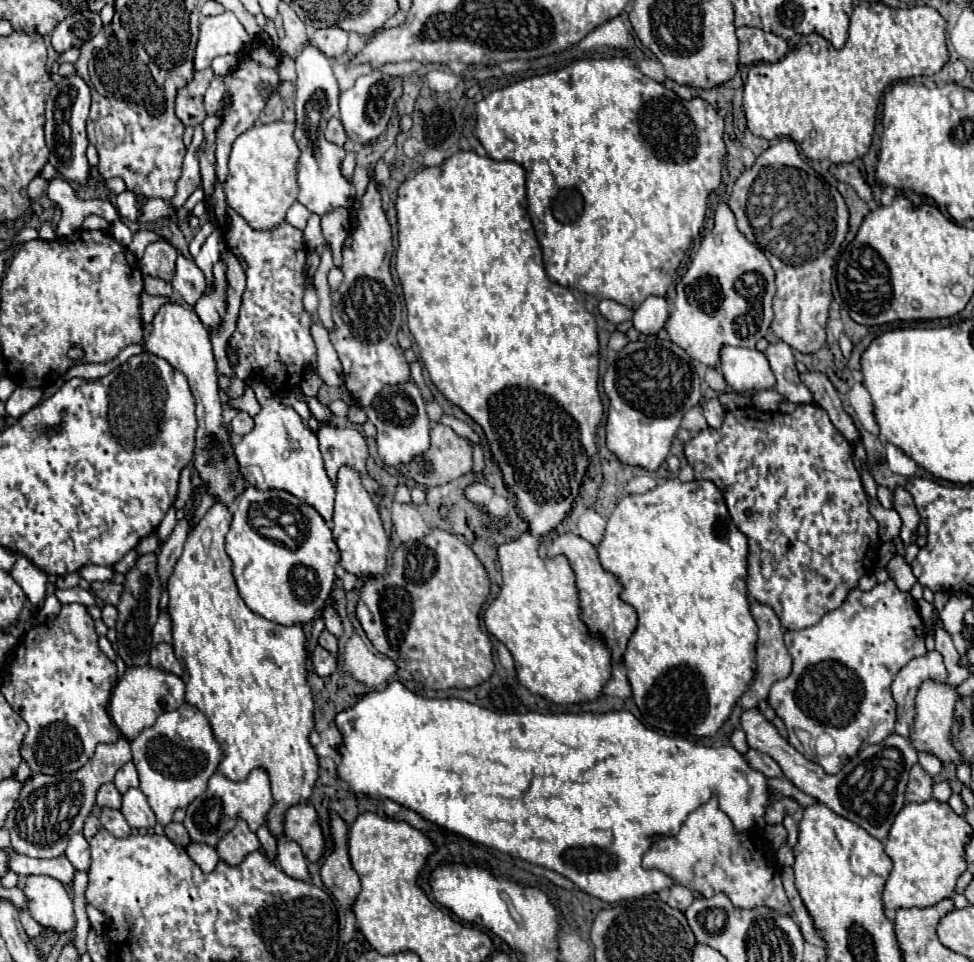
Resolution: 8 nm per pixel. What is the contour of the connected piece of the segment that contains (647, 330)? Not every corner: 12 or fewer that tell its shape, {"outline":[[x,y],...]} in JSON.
{"outline":[[648,297],[634,311],[638,333],[656,335],[668,321],[668,301]]}

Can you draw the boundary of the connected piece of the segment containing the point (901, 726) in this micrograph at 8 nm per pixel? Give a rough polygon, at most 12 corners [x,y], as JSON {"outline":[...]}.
{"outline":[[938,651],[912,659],[894,679],[896,733],[910,737],[924,681],[948,679]]}

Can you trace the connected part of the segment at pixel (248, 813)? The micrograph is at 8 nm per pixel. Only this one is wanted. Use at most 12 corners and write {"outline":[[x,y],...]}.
{"outline":[[264,769],[214,773],[186,809],[194,843],[216,847],[236,825],[264,825],[274,799]]}

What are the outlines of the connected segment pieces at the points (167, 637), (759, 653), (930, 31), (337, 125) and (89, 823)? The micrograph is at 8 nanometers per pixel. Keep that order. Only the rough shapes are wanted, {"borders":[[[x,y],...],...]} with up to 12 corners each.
{"borders":[[[160,611],[154,643],[172,643],[172,619]],[[752,603],[758,671],[742,709],[766,699],[788,677],[792,657],[774,609]],[[860,1],[842,49],[802,35],[750,67],[756,137],[868,153],[896,79],[948,61],[928,5]],[[332,117],[326,127],[326,139],[344,145],[344,127],[338,117]],[[90,815],[84,823],[84,837],[92,839],[100,825],[96,815]]]}

